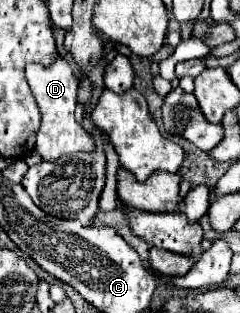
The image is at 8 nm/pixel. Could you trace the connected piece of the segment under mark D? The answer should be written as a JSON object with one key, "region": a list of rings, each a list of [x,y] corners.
{"region":[[[57,57],[57,61],[51,67],[29,63],[25,71],[27,71],[27,81],[37,101],[37,107],[41,111],[41,127],[37,131],[35,151],[43,157],[43,161],[55,161],[63,155],[73,155],[79,151],[85,151],[85,153],[95,151],[93,137],[73,117],[73,111],[77,105],[79,81],[73,77],[69,63],[63,57]]]}

